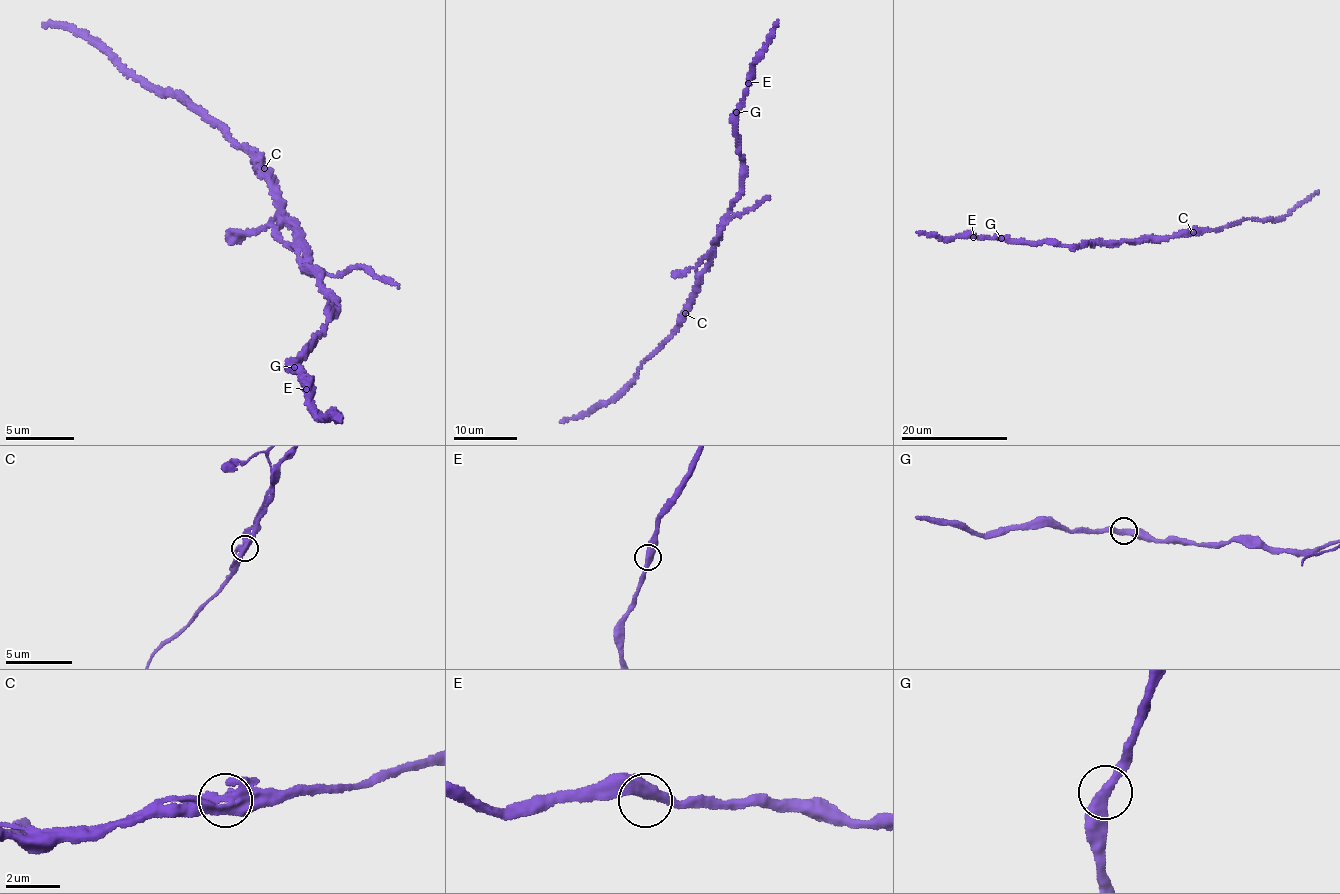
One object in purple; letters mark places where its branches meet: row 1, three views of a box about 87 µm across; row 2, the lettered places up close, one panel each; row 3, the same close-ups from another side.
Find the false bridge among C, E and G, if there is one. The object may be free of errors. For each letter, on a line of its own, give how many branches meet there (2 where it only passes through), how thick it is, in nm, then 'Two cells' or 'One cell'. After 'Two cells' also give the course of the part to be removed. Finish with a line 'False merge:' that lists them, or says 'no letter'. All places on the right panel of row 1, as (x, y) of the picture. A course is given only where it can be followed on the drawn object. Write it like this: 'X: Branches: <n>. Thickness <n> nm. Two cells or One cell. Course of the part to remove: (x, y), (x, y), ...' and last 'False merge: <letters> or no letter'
C: Branches: 2. Thickness 480 nm. Two cells. Course of the part to remove: (1192, 232), (1162, 238), (1146, 236), (1133, 242), (1122, 240), (1114, 247), (1088, 243), (1072, 251)
E: Branches: 2. Thickness 480 nm. One cell
G: Branches: 2. Thickness 400 nm. One cell
False merge: C

